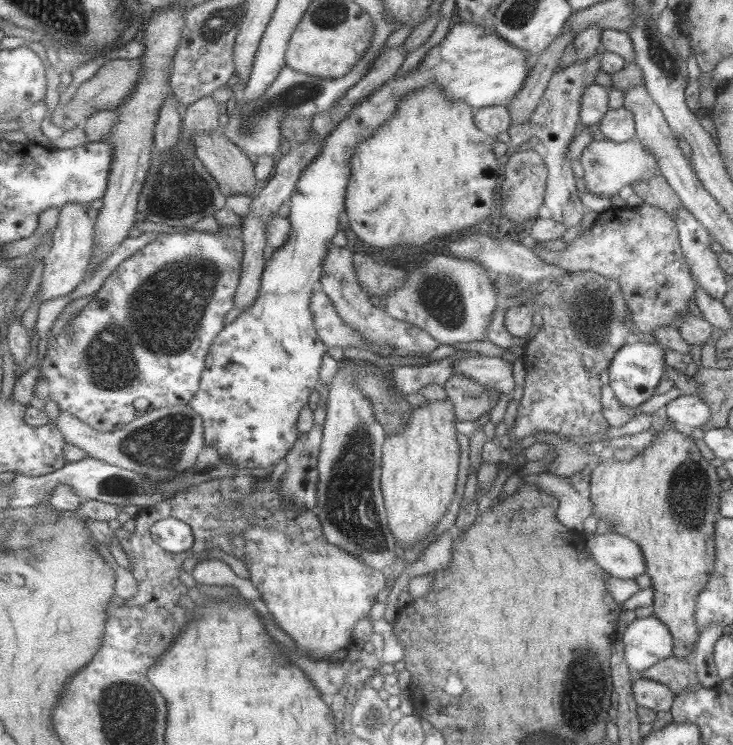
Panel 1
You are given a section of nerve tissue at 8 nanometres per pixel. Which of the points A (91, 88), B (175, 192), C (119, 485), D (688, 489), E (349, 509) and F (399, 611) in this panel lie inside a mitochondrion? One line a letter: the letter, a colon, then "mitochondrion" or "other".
A: other
B: mitochondrion
C: mitochondrion
D: mitochondrion
E: mitochondrion
F: other

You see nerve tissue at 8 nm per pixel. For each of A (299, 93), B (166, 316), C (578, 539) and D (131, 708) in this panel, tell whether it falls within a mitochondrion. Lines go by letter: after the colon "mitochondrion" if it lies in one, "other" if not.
A: mitochondrion
B: mitochondrion
C: other
D: mitochondrion

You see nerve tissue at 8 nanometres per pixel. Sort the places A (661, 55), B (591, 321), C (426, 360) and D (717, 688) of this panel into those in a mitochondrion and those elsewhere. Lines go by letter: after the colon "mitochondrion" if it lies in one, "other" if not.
A: mitochondrion
B: mitochondrion
C: other
D: other

